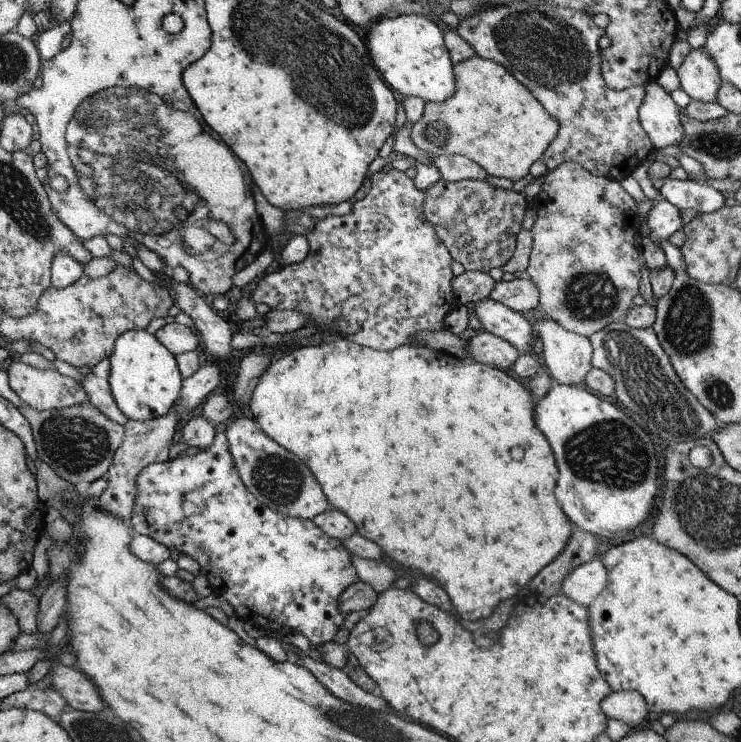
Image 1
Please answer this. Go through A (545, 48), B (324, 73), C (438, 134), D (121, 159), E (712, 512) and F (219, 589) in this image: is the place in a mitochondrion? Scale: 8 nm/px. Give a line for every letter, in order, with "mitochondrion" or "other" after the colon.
A: mitochondrion
B: mitochondrion
C: mitochondrion
D: mitochondrion
E: mitochondrion
F: other

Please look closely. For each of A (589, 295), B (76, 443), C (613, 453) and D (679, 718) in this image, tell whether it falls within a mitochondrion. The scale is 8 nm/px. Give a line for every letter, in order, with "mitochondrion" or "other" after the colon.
A: mitochondrion
B: mitochondrion
C: mitochondrion
D: other

